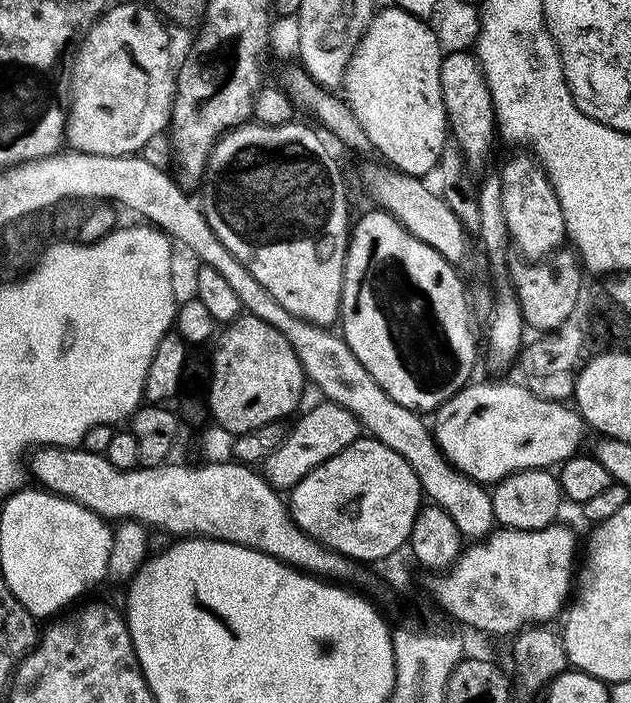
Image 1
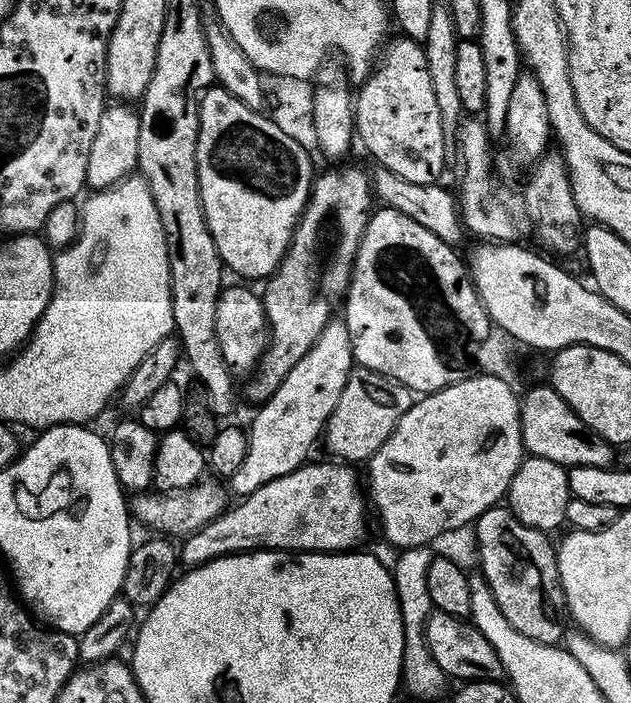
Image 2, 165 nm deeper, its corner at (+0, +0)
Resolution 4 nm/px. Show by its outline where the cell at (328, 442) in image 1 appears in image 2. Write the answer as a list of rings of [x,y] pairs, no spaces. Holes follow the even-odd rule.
[[[353,367],[346,390],[342,390],[342,398],[338,398],[338,406],[334,406],[334,414],[330,414],[328,424],[324,427],[322,444],[341,461],[367,462],[380,449],[382,442],[390,438],[394,426],[413,403],[414,393],[398,381],[369,368]]]

